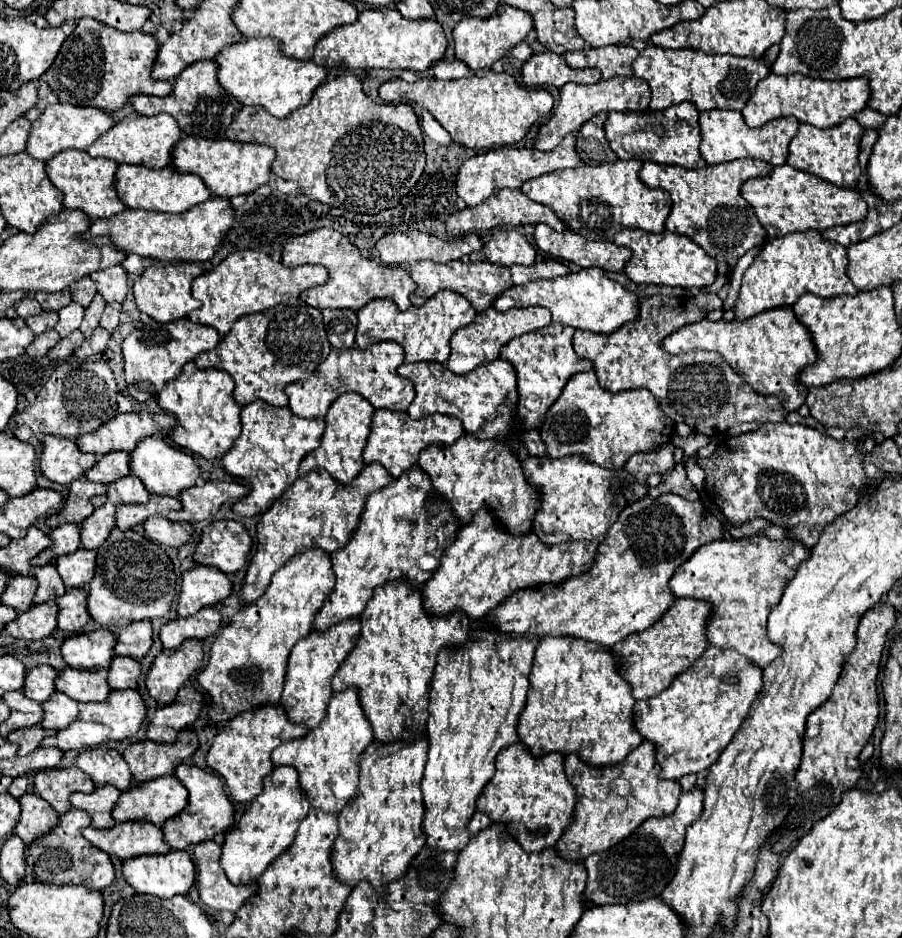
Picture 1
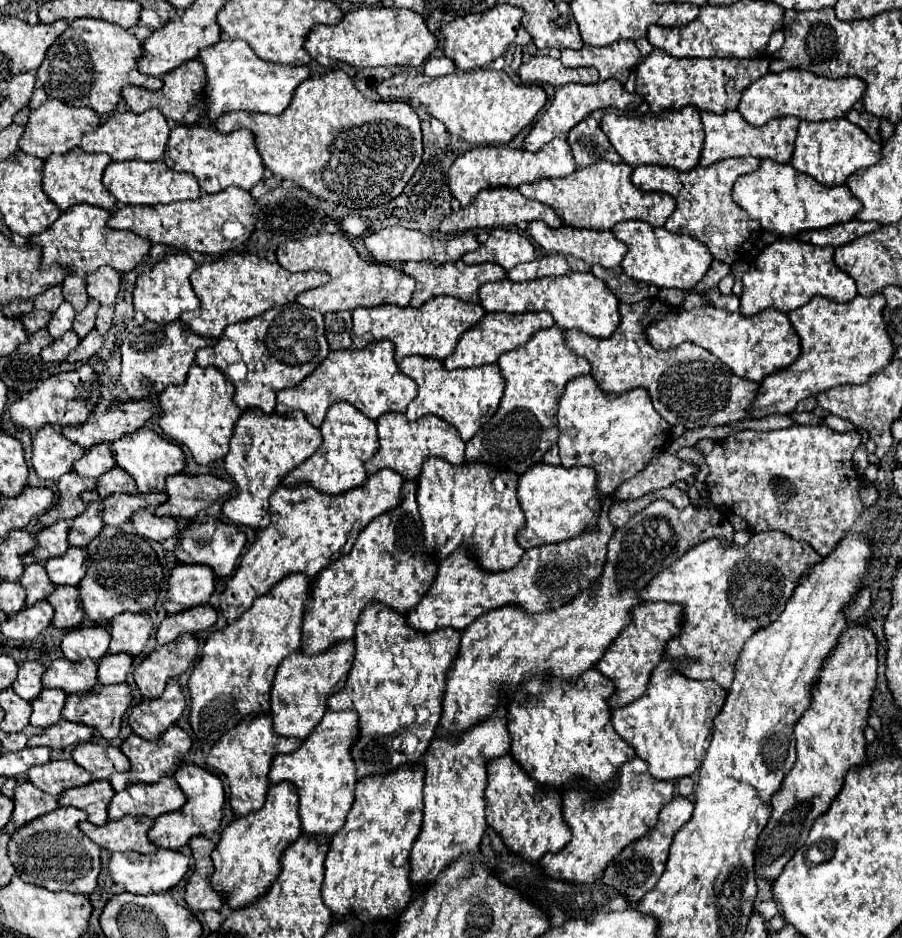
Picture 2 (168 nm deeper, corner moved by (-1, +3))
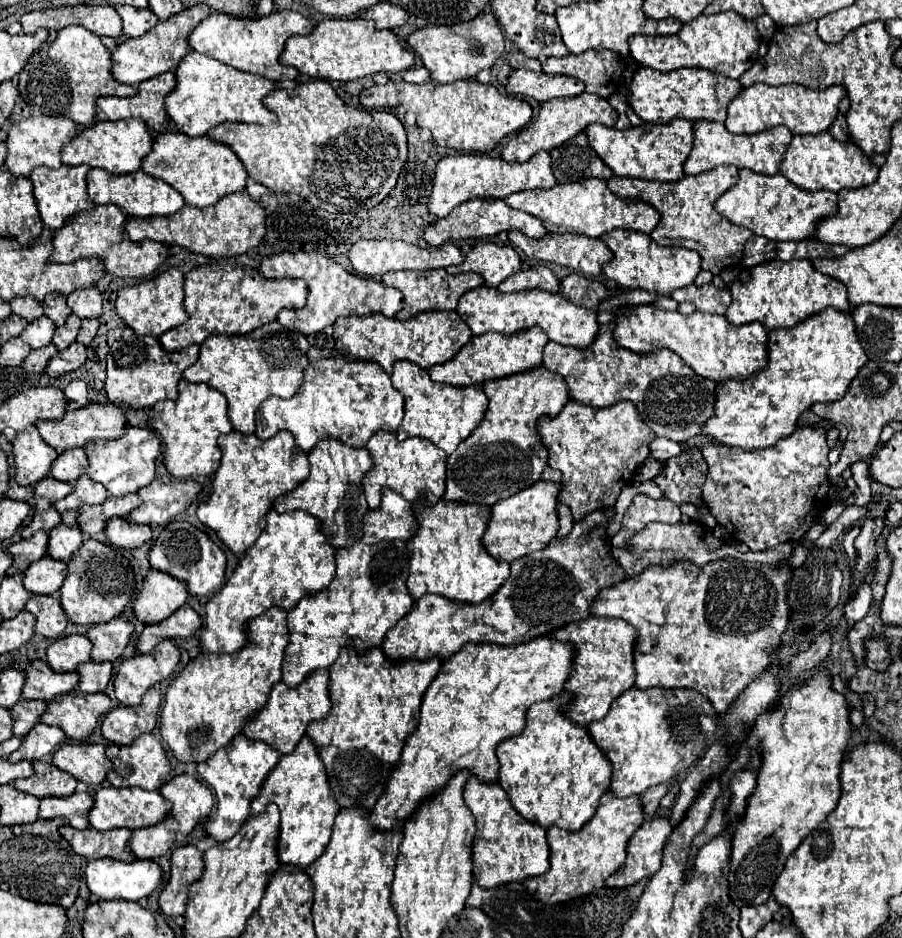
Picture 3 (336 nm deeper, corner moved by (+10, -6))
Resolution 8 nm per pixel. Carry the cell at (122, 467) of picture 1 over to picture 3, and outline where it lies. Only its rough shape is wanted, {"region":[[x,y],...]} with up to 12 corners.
{"region":[[83,448],[63,452],[51,466],[51,476],[75,484],[89,460]]}

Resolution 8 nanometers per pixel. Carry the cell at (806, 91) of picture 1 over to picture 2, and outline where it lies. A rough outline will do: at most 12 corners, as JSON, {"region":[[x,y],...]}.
{"region":[[804,69],[754,81],[738,111],[750,125],[794,115],[844,117],[864,95],[858,77]]}

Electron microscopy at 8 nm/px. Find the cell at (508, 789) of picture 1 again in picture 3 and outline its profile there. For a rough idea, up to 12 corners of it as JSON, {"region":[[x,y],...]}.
{"region":[[467,780],[481,888],[549,870],[547,830]]}

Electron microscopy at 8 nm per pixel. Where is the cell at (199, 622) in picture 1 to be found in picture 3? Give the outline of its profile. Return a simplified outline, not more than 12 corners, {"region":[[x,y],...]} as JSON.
{"region":[[181,606],[167,620],[145,626],[137,650],[189,638],[203,628],[193,608]]}

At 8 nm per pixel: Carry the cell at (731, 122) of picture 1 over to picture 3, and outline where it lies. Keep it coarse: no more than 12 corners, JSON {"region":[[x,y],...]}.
{"region":[[693,122],[685,174],[733,164],[777,174],[793,136],[785,126],[735,136]]}

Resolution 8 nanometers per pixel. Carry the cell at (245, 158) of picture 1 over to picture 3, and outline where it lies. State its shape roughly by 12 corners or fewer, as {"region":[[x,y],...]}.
{"region":[[159,134],[143,172],[211,206],[245,190],[229,146]]}

